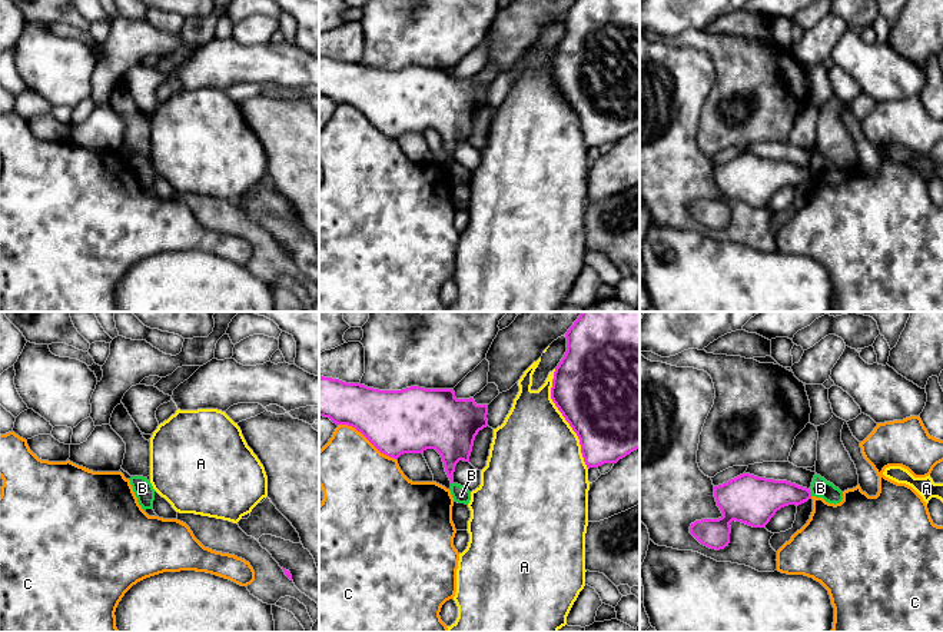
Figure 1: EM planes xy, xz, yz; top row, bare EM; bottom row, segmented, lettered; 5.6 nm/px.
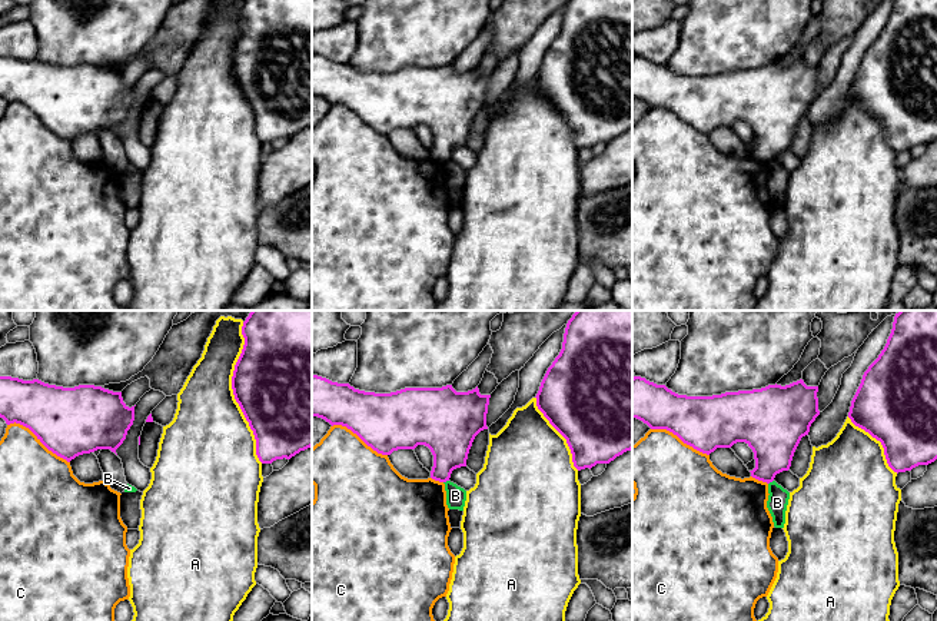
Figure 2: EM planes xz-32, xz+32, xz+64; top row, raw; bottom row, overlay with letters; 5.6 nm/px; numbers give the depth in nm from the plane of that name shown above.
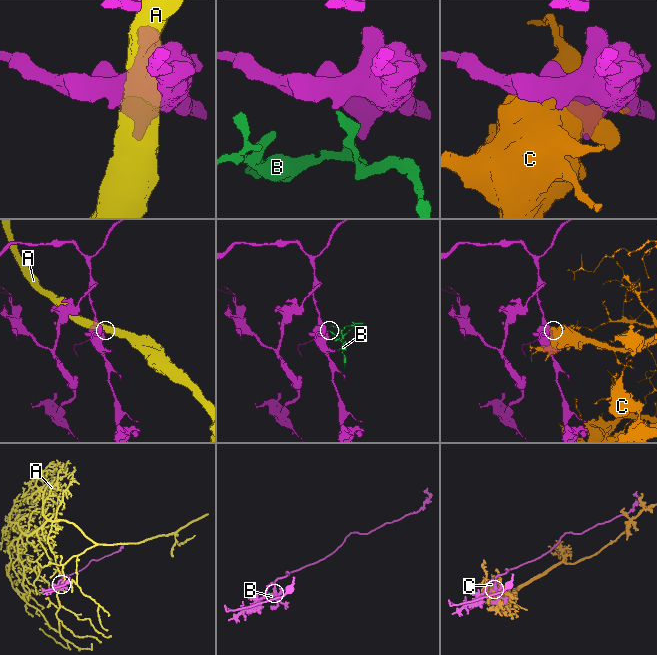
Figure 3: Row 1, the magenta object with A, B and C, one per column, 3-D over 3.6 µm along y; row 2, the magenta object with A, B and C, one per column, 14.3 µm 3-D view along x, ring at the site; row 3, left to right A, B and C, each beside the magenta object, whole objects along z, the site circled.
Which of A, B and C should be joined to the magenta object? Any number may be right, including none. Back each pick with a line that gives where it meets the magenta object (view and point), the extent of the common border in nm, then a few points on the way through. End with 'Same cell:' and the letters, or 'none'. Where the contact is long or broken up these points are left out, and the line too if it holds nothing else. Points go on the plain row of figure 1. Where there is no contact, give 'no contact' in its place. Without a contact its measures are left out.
Same cell: none

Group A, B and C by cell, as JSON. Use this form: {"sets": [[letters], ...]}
{"sets": [["A"], ["B"], ["C"]]}

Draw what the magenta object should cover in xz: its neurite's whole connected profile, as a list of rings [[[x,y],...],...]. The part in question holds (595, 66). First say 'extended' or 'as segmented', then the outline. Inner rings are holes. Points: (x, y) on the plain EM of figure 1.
as segmented; [[[575,0],[565,13],[567,31],[554,51],[551,79],[577,113],[587,147],[617,143],[631,132],[640,129],[640,0]]]

